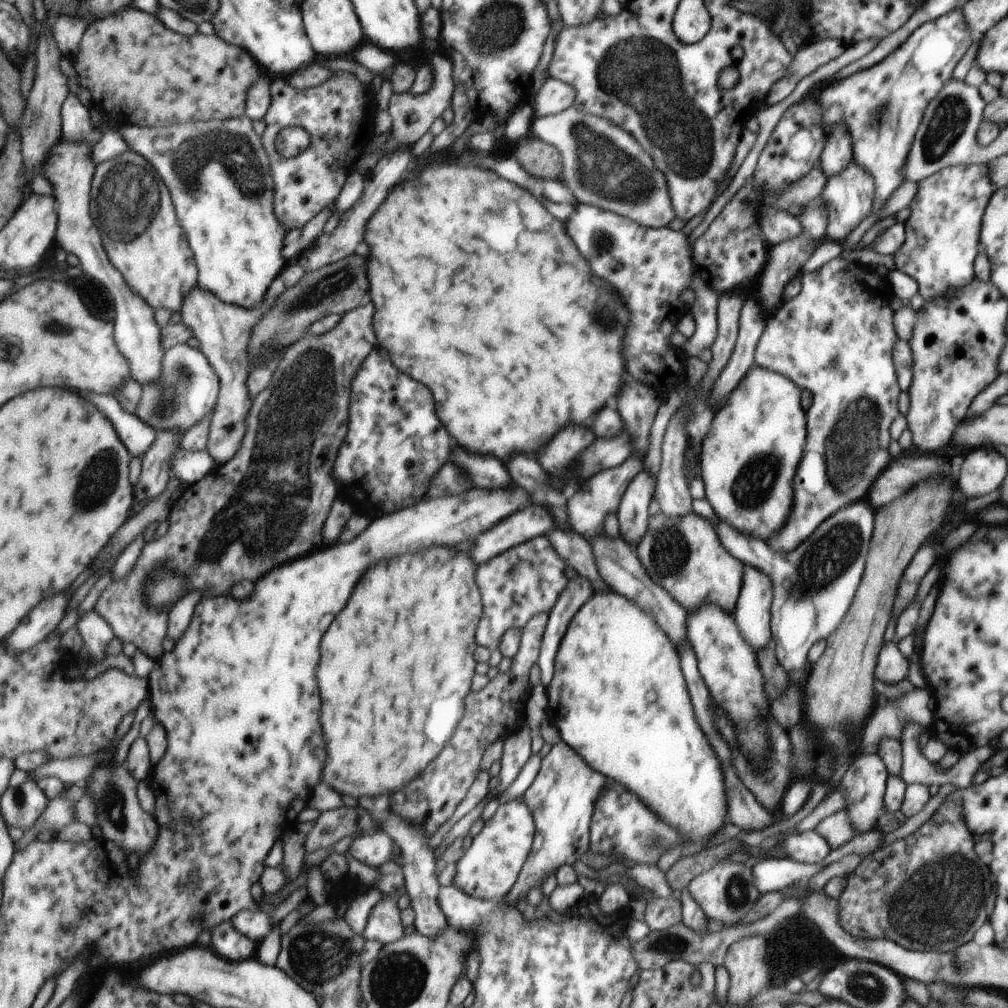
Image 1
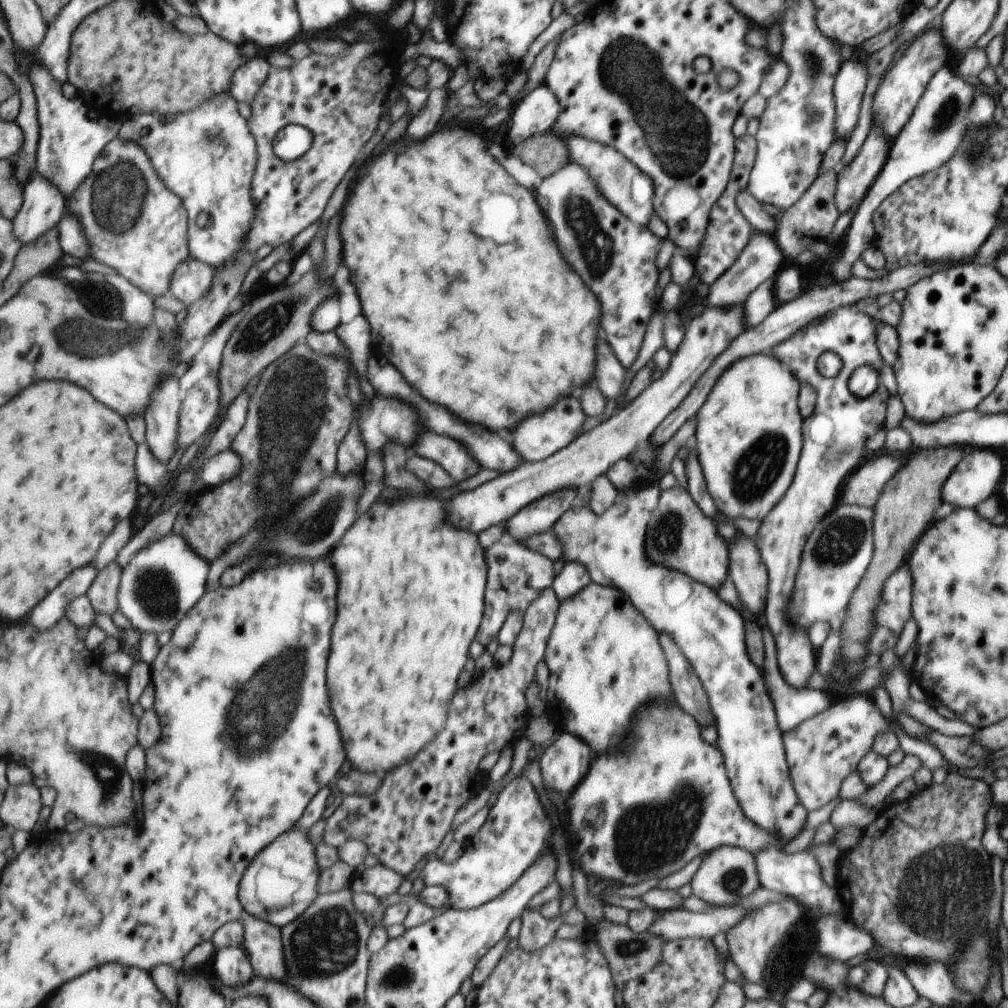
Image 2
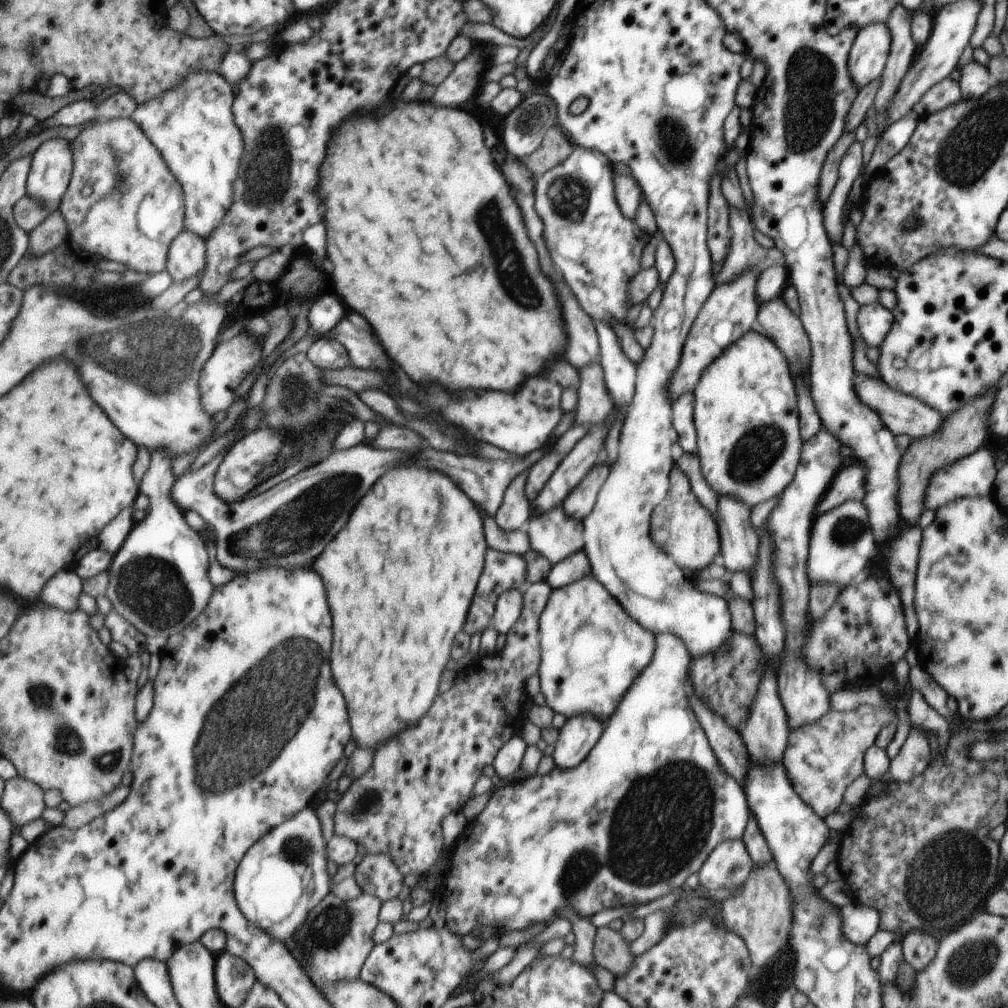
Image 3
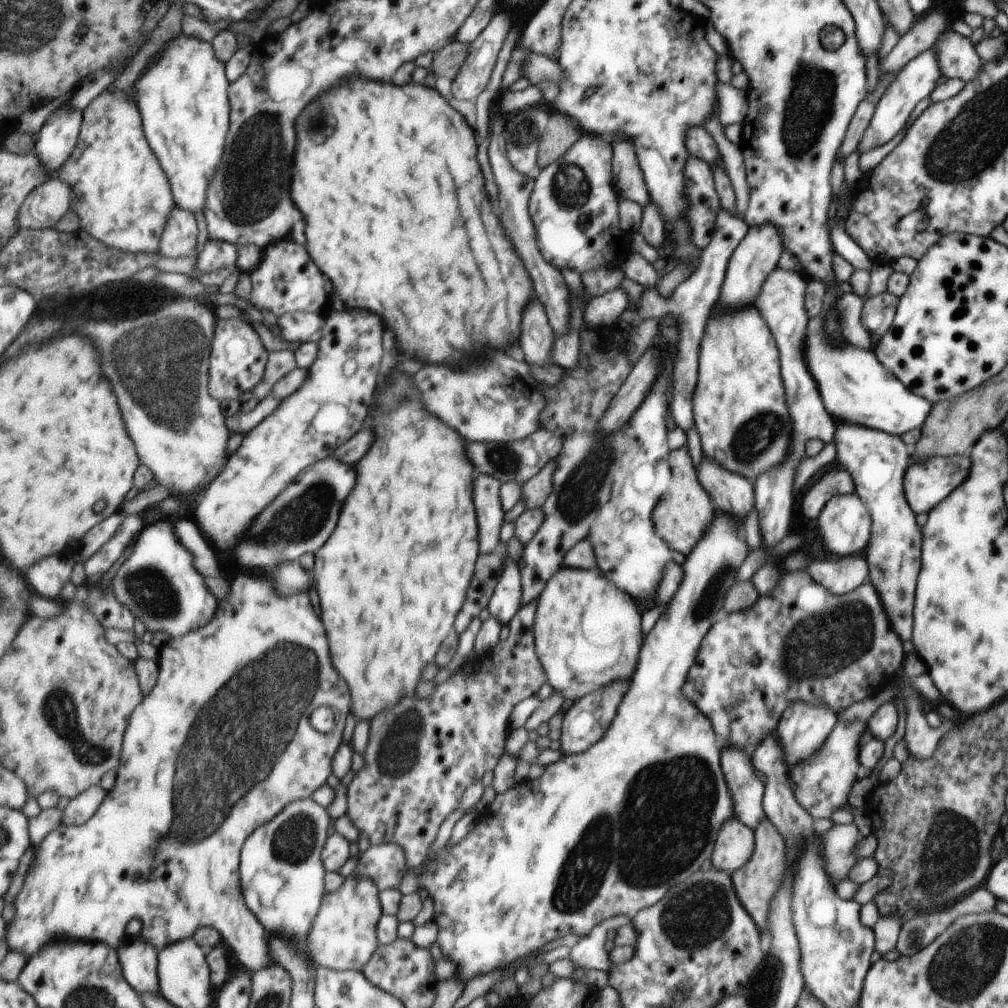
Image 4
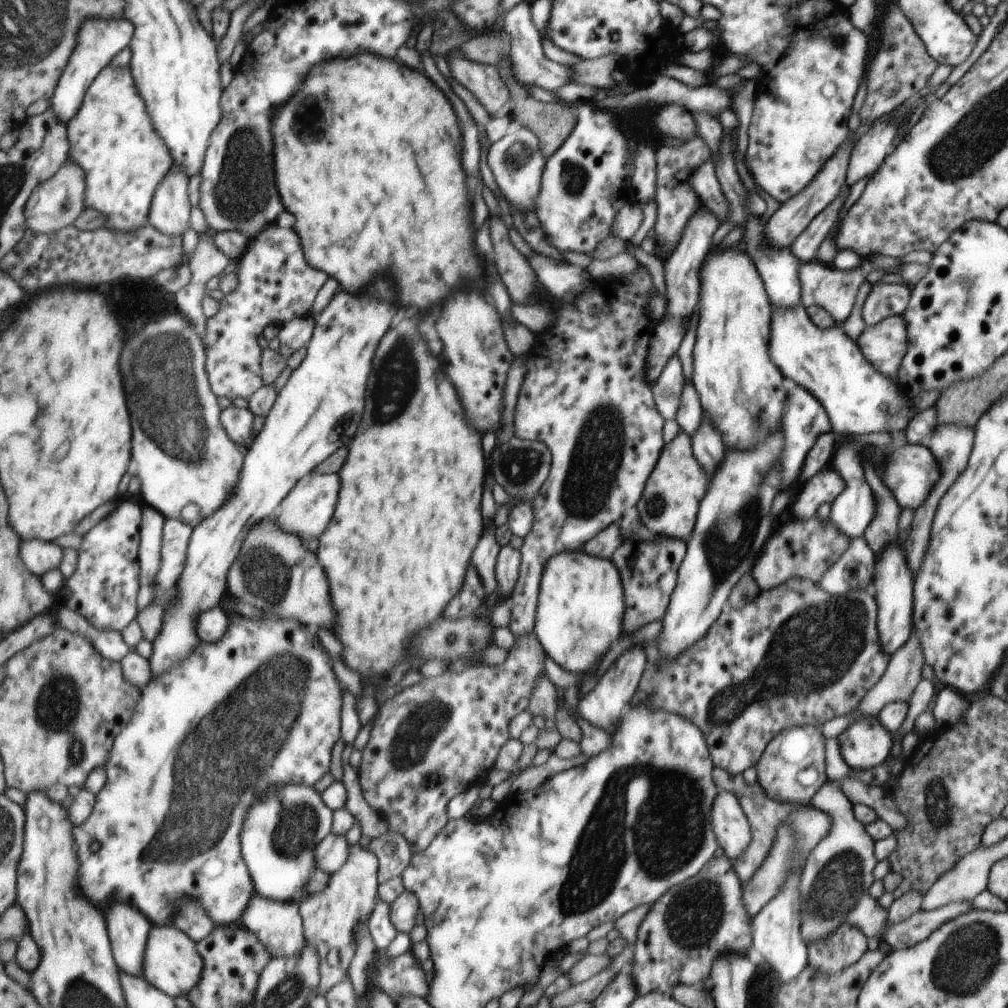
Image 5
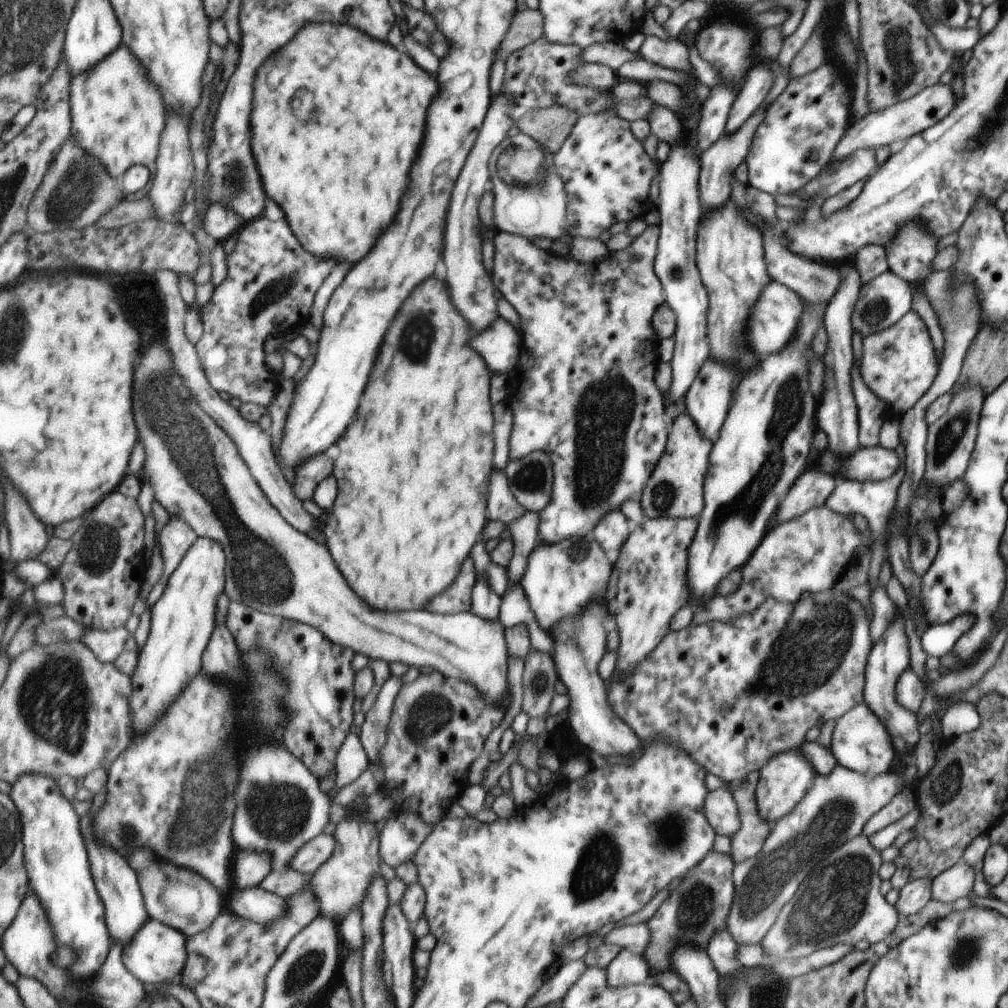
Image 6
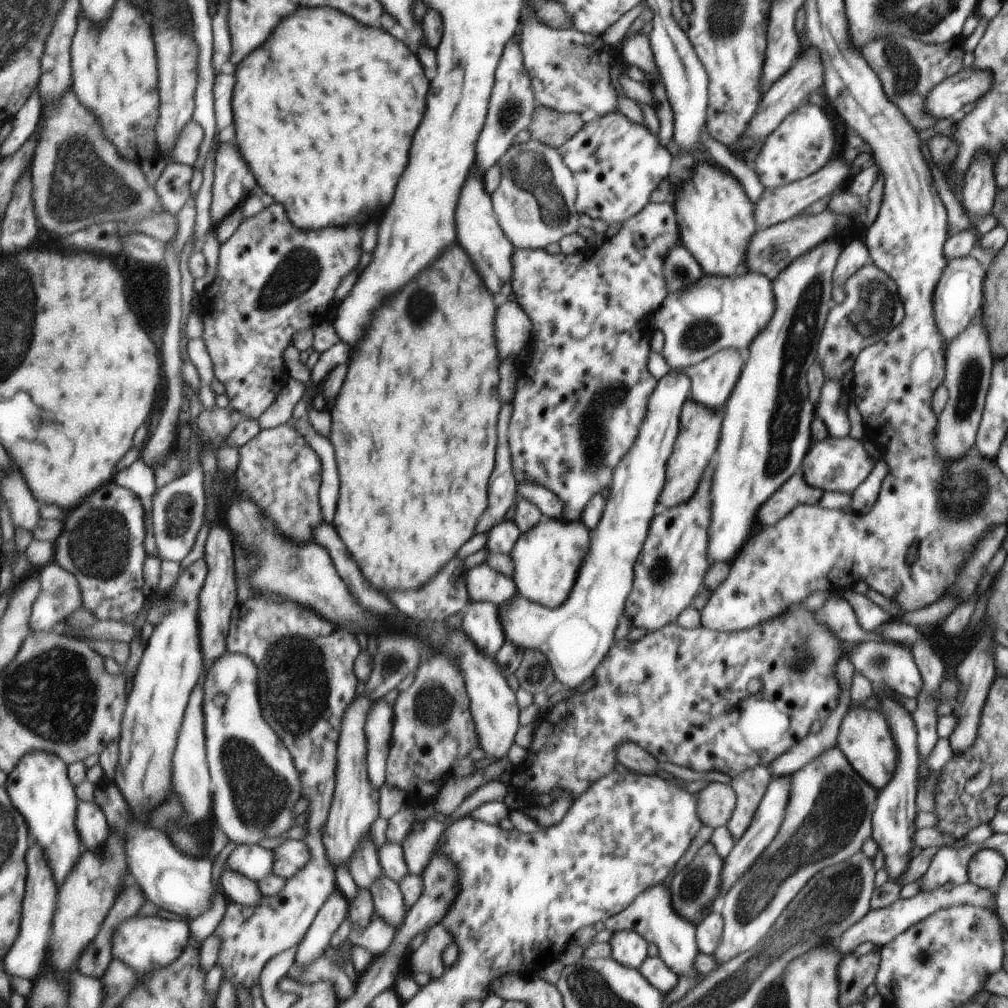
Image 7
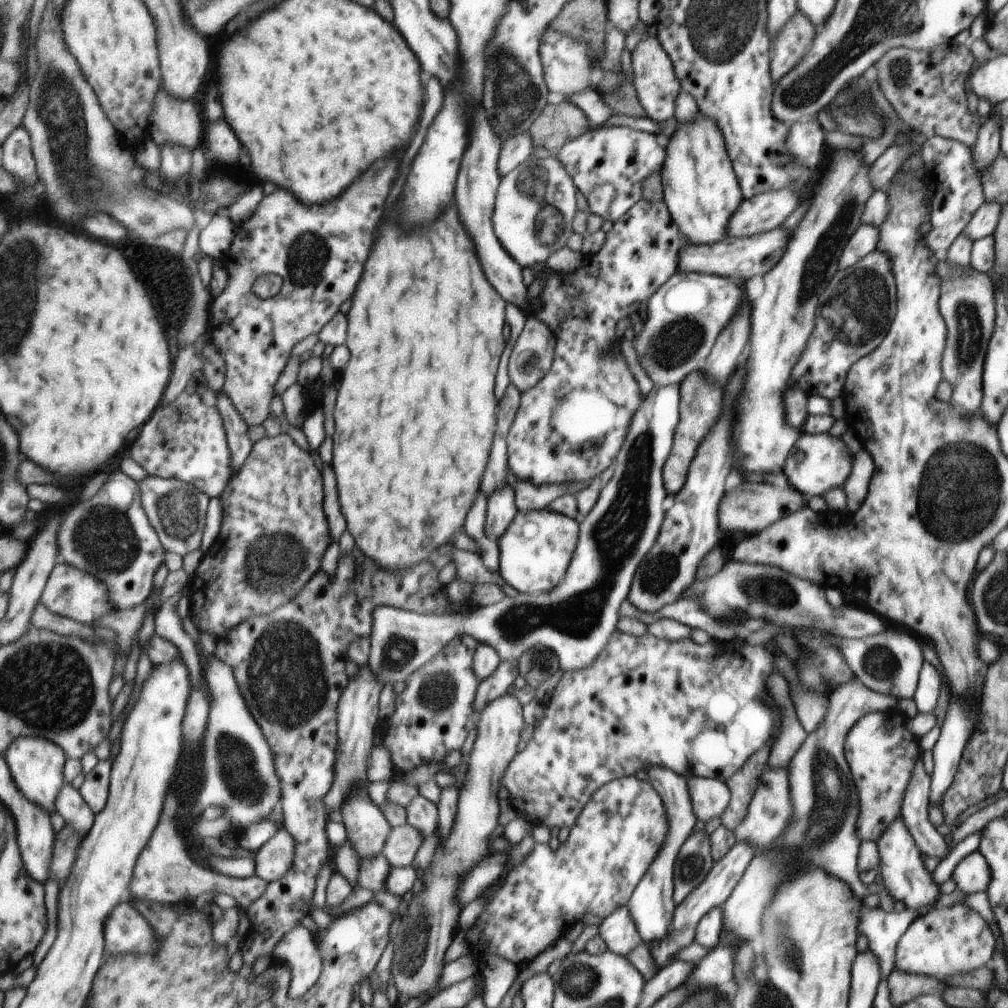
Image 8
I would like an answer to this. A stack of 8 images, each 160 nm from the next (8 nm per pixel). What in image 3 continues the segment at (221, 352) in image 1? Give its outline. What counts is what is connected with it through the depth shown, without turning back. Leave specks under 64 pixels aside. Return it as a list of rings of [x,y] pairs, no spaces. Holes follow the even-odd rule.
[[[184,231],[169,250],[168,267],[172,283],[185,282],[206,270],[207,244],[199,234]]]

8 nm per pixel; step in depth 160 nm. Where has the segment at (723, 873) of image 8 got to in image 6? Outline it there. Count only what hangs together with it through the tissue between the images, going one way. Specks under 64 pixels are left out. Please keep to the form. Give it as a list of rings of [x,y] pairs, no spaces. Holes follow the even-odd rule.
[[[800,746],[793,747],[788,751],[783,751],[768,760],[759,771],[759,785],[756,788],[756,804],[764,820],[773,826],[776,822],[788,814],[791,808],[795,807],[804,798],[811,778],[813,778],[813,765],[809,762],[804,753],[800,752]]]

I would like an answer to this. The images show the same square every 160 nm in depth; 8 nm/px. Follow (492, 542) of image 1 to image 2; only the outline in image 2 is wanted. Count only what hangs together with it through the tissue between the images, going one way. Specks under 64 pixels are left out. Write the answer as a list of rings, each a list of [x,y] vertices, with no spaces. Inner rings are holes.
[[[565,488],[561,492],[543,496],[541,500],[537,500],[537,504],[529,504],[529,508],[525,508],[525,512],[517,512],[517,516],[513,516],[513,520],[509,520],[507,532],[515,540],[523,540],[527,536],[545,532],[545,528],[549,530],[553,520],[557,520],[571,506],[573,498],[575,498],[573,488],[571,490]]]

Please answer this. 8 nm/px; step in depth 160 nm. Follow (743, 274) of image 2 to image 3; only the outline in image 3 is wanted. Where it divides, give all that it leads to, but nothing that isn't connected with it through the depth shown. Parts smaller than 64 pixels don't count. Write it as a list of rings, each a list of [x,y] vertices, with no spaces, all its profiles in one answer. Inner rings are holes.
[[[729,206],[729,231],[731,246],[725,258],[725,266],[717,276],[717,284],[731,280],[733,274],[739,274],[747,266],[767,268],[771,264],[783,264],[783,256],[777,248],[761,248],[753,238],[755,230],[751,226],[750,214],[746,208]]]

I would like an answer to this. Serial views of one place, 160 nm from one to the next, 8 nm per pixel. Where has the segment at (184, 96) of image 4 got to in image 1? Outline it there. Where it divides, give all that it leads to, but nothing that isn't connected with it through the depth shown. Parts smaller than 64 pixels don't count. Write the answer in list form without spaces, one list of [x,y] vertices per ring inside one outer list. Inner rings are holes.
[[[243,115],[235,119],[225,119],[224,121],[213,119],[210,121],[191,122],[195,128],[201,124],[199,128],[203,128],[203,146],[189,146],[189,148],[185,150],[187,158],[181,162],[181,166],[185,166],[185,168],[179,168],[179,160],[181,160],[181,156],[179,156],[177,152],[175,152],[175,154],[173,154],[173,152],[171,152],[171,154],[159,154],[159,152],[153,148],[153,140],[158,137],[157,134],[155,134],[153,127],[144,127],[143,125],[127,123],[120,124],[120,128],[117,130],[124,136],[125,142],[128,142],[131,149],[135,152],[141,153],[149,162],[151,162],[151,164],[157,169],[157,172],[160,173],[160,177],[165,181],[167,188],[170,190],[172,199],[176,204],[180,223],[184,228],[185,234],[188,236],[191,248],[196,256],[200,287],[214,292],[225,302],[237,304],[237,306],[247,309],[251,309],[251,306],[259,304],[259,302],[265,298],[265,292],[267,292],[267,288],[269,288],[269,282],[273,282],[273,280],[279,276],[279,272],[281,272],[281,270],[283,270],[283,268],[289,263],[289,261],[283,258],[283,240],[285,240],[285,234],[289,230],[276,215],[276,190],[272,175],[271,162],[262,137],[257,135],[257,132],[253,130],[253,122],[251,122],[251,120],[252,118],[249,118],[249,116]]]

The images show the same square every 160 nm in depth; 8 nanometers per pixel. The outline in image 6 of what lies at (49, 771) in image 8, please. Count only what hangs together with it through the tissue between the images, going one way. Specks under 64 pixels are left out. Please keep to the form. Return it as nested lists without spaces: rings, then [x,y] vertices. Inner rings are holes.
[[[33,773],[23,775],[12,784],[9,795],[22,814],[24,855],[28,865],[29,878],[31,878],[31,886],[41,896],[41,902],[49,914],[49,920],[53,924],[59,944],[69,944],[77,952],[75,968],[79,968],[79,974],[91,976],[91,972],[99,970],[99,966],[105,962],[105,958],[109,954],[109,930],[105,926],[105,906],[95,890],[95,884],[93,884],[93,876],[91,876],[91,868],[89,868],[91,864],[87,858],[88,846],[86,838],[79,828],[79,813],[75,812],[72,802],[61,792],[58,780],[52,776]]]

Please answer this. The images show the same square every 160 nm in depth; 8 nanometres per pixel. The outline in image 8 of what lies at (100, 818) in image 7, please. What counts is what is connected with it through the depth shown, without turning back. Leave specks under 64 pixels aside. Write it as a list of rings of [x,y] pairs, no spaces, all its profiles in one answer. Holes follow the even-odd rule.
[[[68,782],[64,784],[63,791],[56,800],[56,812],[60,813],[65,824],[83,838],[95,824],[95,812],[91,810],[79,790],[73,788]]]

